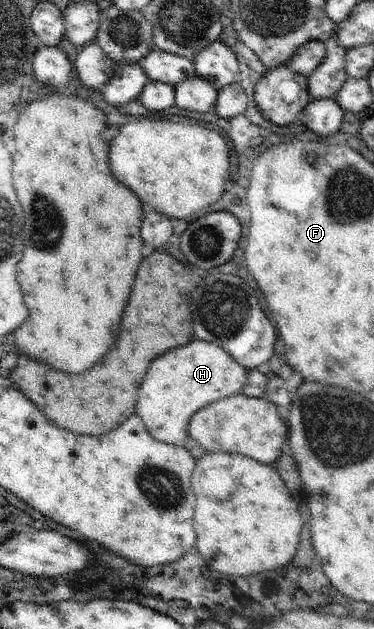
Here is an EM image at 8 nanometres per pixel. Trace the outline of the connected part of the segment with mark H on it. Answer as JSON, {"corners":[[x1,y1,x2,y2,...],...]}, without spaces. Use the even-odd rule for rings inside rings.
{"corners":[[195,338,152,361,138,390,136,414,154,439,183,446,192,415,212,402,240,394,248,372,220,345]]}

